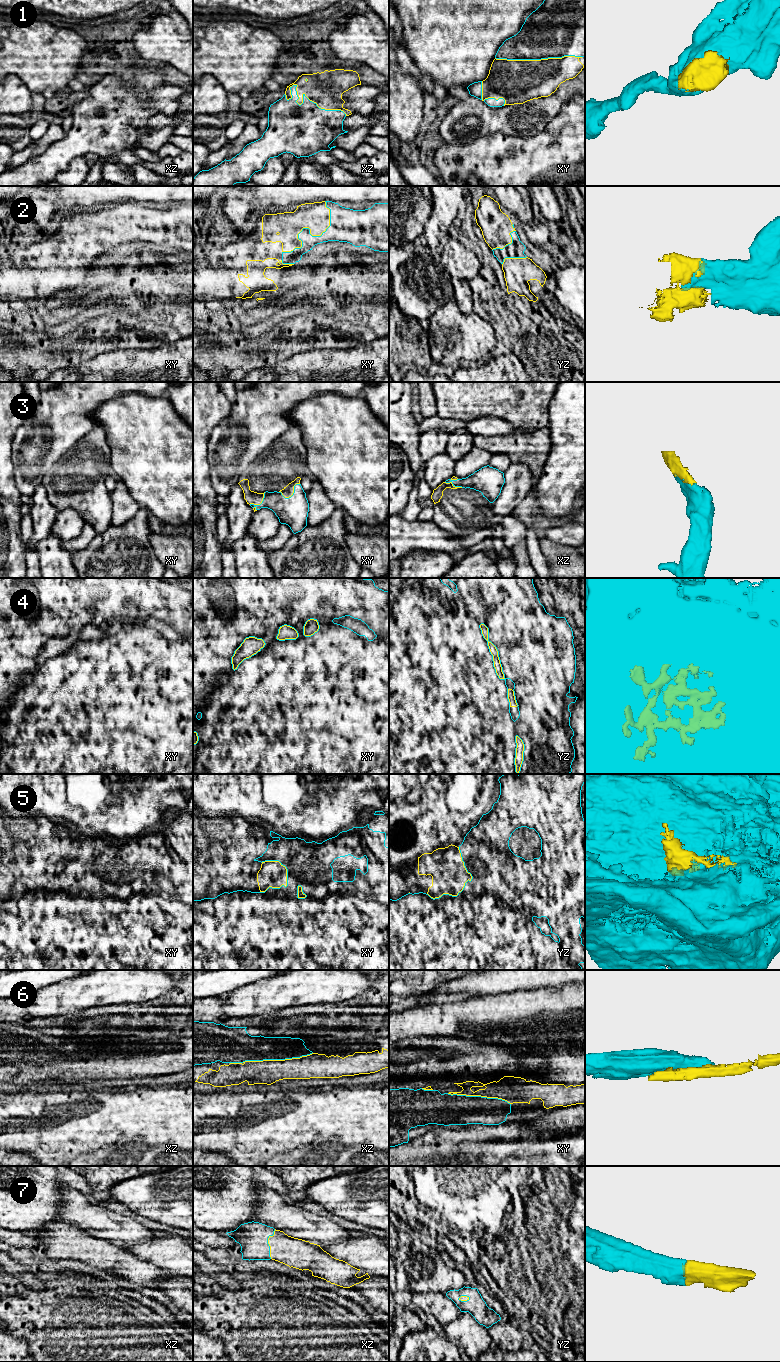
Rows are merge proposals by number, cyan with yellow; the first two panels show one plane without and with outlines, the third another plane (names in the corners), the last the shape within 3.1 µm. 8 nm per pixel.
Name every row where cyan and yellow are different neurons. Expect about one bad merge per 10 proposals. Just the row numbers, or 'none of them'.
none of them

